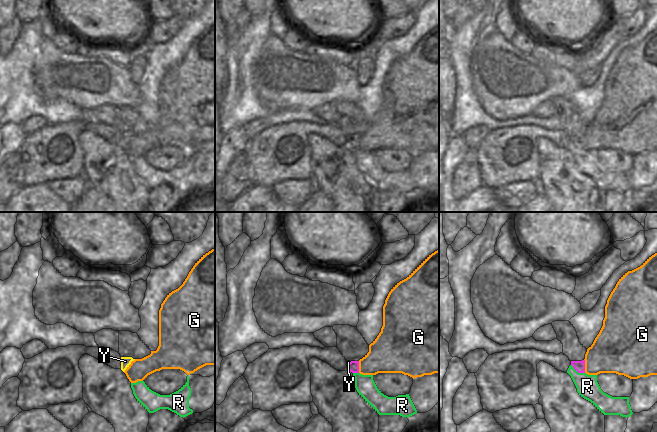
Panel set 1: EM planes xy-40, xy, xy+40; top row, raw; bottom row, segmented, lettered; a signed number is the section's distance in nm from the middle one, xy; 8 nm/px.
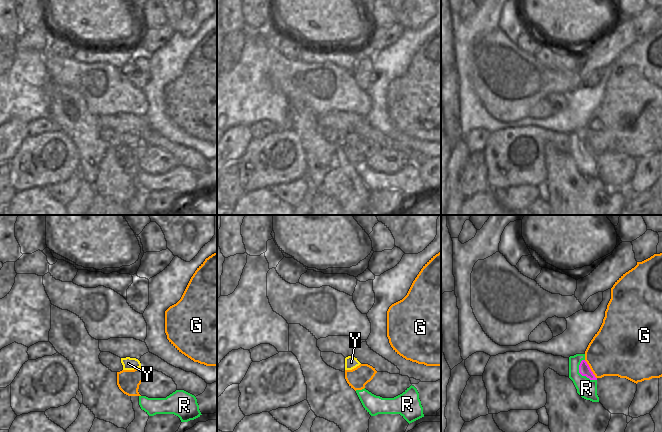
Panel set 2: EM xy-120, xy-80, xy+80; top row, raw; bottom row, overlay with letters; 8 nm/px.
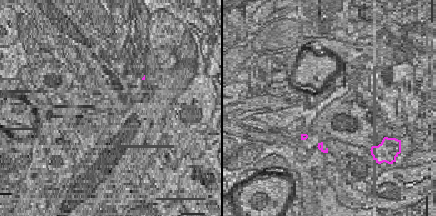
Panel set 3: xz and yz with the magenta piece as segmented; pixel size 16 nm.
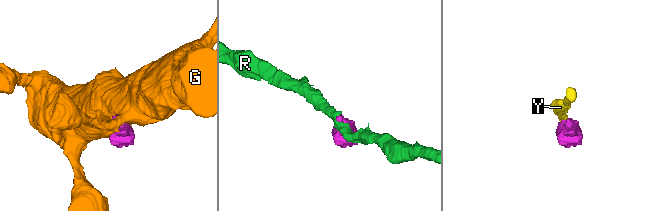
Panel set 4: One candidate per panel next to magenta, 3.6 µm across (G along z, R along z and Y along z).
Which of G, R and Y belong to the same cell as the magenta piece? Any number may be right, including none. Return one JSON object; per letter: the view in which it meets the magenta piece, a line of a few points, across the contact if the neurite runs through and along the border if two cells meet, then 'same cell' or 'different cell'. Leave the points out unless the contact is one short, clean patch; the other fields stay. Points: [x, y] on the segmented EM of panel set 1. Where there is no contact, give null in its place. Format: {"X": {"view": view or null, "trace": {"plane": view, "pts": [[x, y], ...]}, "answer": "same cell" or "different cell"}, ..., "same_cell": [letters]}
{"G": {"view": "xy+40", "answer": "different cell"}, "R": {"view": "xy+40", "trace": {"plane": "xy+40", "pts": [[571, 364], [578, 372], [584, 373]]}, "answer": "different cell"}, "Y": {"view": "xy", "trace": {"plane": "xy", "pts": [[353, 366], [349, 363], [348, 362]]}, "answer": "same cell"}, "same_cell": ["Y"]}

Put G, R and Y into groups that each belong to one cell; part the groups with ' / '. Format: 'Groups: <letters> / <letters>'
Groups: G / R / Y

